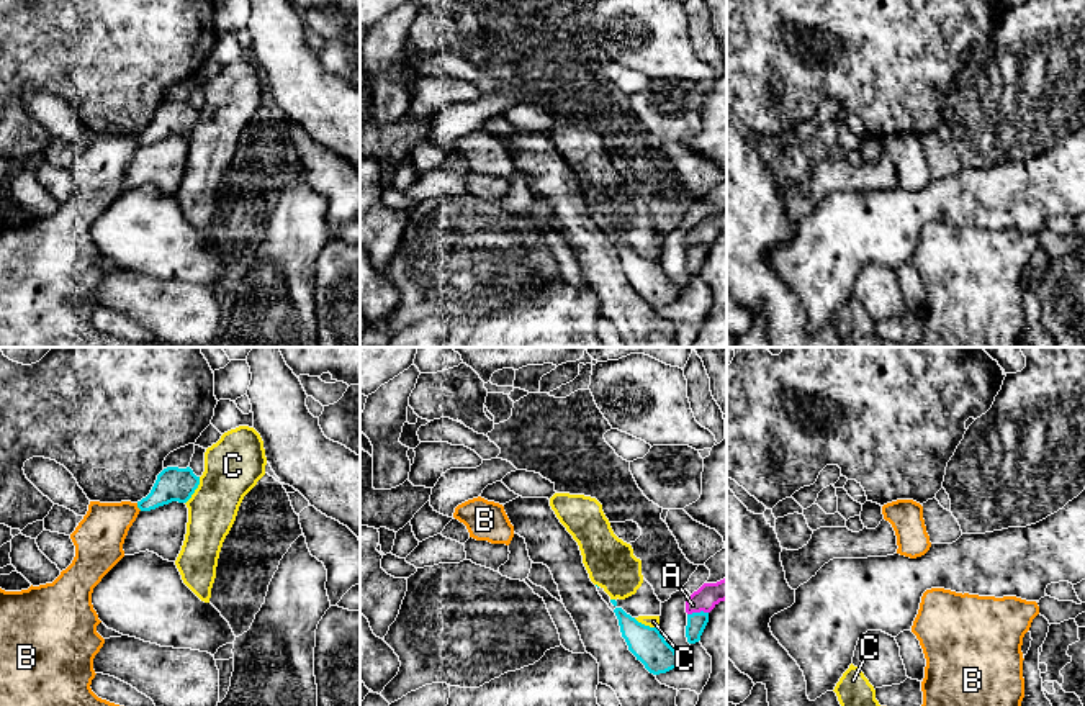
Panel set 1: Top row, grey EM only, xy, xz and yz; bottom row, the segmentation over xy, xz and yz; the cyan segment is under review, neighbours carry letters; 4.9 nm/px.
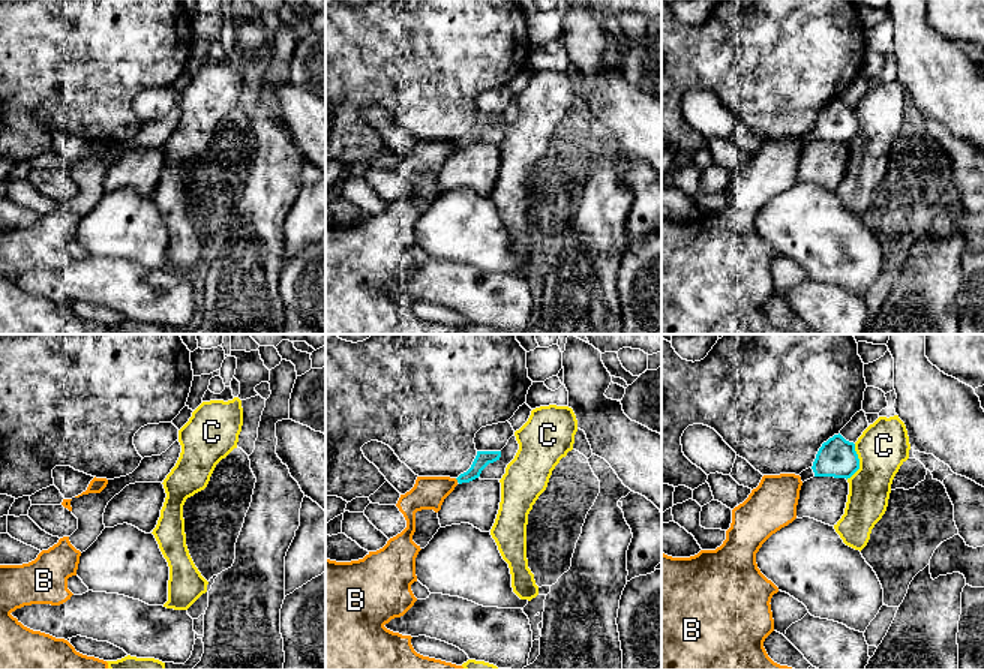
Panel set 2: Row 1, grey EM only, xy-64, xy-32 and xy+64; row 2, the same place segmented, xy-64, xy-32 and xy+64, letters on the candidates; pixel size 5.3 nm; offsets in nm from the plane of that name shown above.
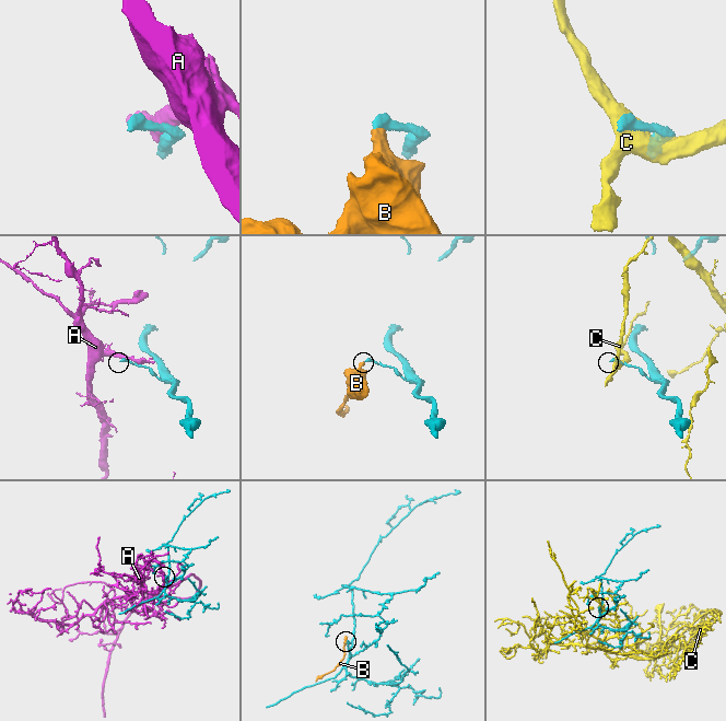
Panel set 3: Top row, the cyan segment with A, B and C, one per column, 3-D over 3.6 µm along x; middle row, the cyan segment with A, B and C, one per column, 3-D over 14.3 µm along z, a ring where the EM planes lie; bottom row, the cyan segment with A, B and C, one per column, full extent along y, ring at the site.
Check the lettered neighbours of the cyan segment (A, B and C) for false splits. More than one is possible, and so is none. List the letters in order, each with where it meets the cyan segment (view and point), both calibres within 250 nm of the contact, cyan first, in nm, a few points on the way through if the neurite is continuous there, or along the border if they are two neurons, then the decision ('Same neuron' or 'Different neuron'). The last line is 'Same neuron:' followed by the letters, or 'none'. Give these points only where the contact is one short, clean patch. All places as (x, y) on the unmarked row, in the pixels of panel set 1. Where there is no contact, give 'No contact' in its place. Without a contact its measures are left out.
A: Touches cyan at xz (697, 246). Thickness 100 nm (cyan) against 120 nm. Different neuron
B: Touches cyan at xy (138, 140). Thickness 170 nm (cyan) against 240 nm. Boundary: xy (136, 136), (141, 143). Different neuron
C: Touches cyan at xy (195, 122). Thickness 170 nm (cyan) against 280 nm. Different neuron
Same neuron: none

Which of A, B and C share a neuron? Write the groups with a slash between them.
A / B / C

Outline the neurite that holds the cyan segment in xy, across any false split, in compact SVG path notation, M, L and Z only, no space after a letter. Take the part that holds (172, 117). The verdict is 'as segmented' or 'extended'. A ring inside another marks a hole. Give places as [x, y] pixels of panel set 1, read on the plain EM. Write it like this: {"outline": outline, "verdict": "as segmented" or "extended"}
{"outline": "M167 100L159 108L151 126L137 134L141 144L151 144L172 134L187 136L200 118L200 110L190 100Z", "verdict": "as segmented"}

